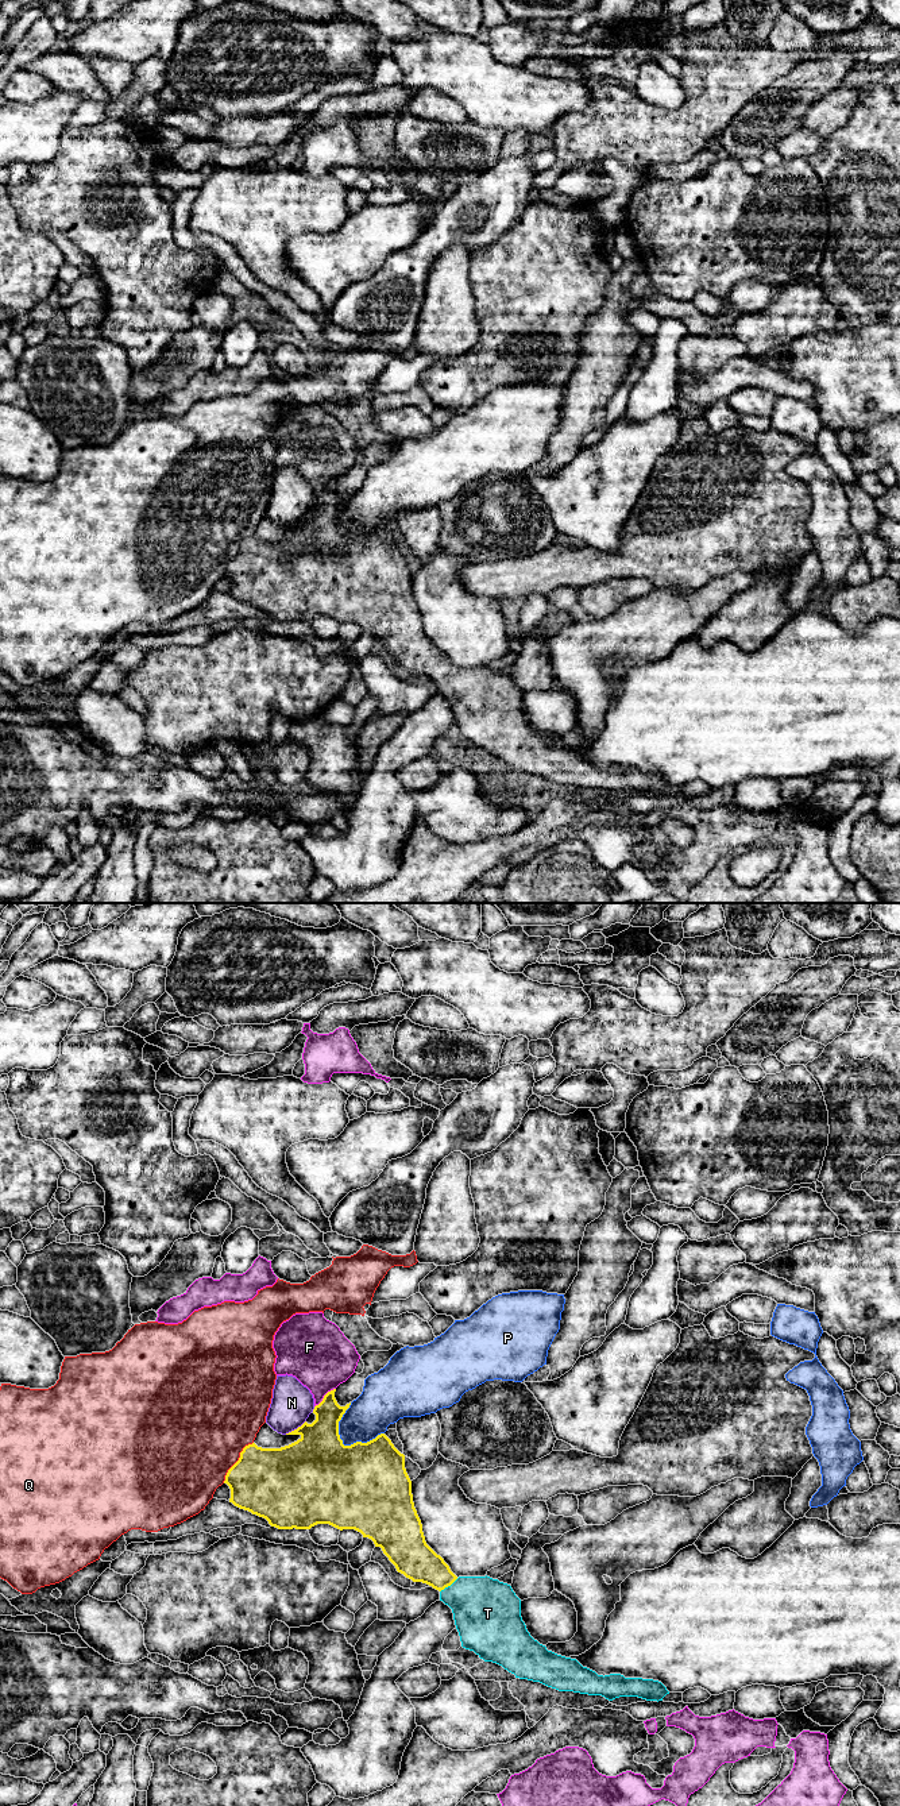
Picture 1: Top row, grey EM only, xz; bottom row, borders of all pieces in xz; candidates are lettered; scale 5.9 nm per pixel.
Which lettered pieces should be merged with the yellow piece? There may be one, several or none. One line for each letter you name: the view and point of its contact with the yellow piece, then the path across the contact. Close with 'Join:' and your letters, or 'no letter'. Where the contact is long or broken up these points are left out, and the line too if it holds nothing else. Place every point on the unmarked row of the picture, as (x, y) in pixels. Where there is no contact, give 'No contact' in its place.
T: Touches yellow at xz (448, 678). Path across: xz (416, 652), (435, 664), (448, 678), (483, 701)
Join: T

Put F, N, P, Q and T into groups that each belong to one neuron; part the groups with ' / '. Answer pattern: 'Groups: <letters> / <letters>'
Groups: F / N / P / Q / T

